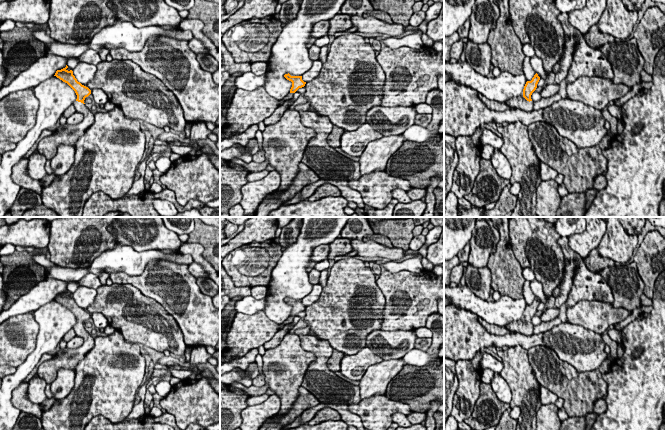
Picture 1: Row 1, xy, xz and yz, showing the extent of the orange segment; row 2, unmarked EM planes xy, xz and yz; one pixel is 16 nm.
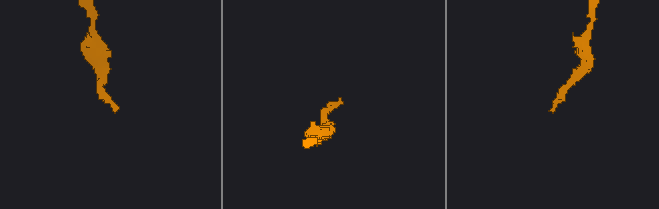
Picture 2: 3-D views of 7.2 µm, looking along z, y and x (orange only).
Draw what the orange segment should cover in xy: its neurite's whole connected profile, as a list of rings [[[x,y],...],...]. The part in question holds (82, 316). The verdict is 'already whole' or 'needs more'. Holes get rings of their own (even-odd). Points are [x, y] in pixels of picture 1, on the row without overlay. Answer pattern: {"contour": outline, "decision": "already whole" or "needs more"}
{"contour": [[[68,290],[61,294],[57,294],[55,299],[57,302],[67,307],[76,317],[77,323],[73,327],[76,335],[84,338],[84,343],[75,349],[60,349],[53,358],[43,362],[39,367],[37,374],[45,380],[46,384],[51,384],[57,377],[60,369],[75,370],[78,363],[86,356],[86,354],[94,347],[94,338],[85,330],[84,324],[91,318],[91,314],[77,305],[73,299],[73,295],[67,294]]], "decision": "needs more"}

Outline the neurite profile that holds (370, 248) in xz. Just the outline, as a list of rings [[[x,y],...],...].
[[[351,240],[353,251],[357,251],[362,257],[380,257],[387,258],[391,261],[399,260],[405,256],[405,251],[401,248],[386,247],[375,241]]]

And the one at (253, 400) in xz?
[[[263,394],[260,396],[251,396],[248,400],[247,400],[247,405],[248,406],[253,406],[253,405],[258,405],[263,403],[265,400],[267,400],[269,398],[268,394]]]

